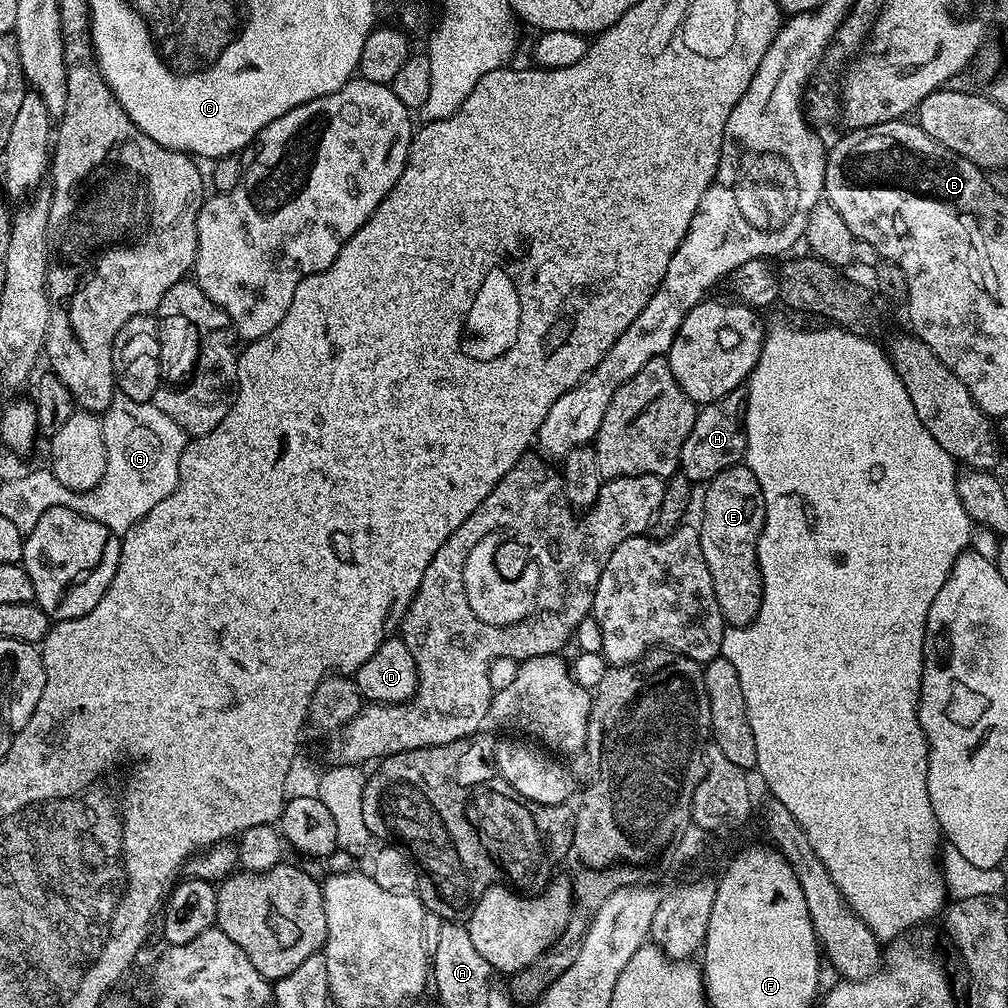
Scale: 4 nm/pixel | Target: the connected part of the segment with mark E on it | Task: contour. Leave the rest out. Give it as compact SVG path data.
M743 463L722 470L707 481L704 517L698 523L702 558L710 566L714 594L724 615L725 625L744 628L756 621L762 598L762 578L756 561L758 538L764 529L764 499L758 478Z

